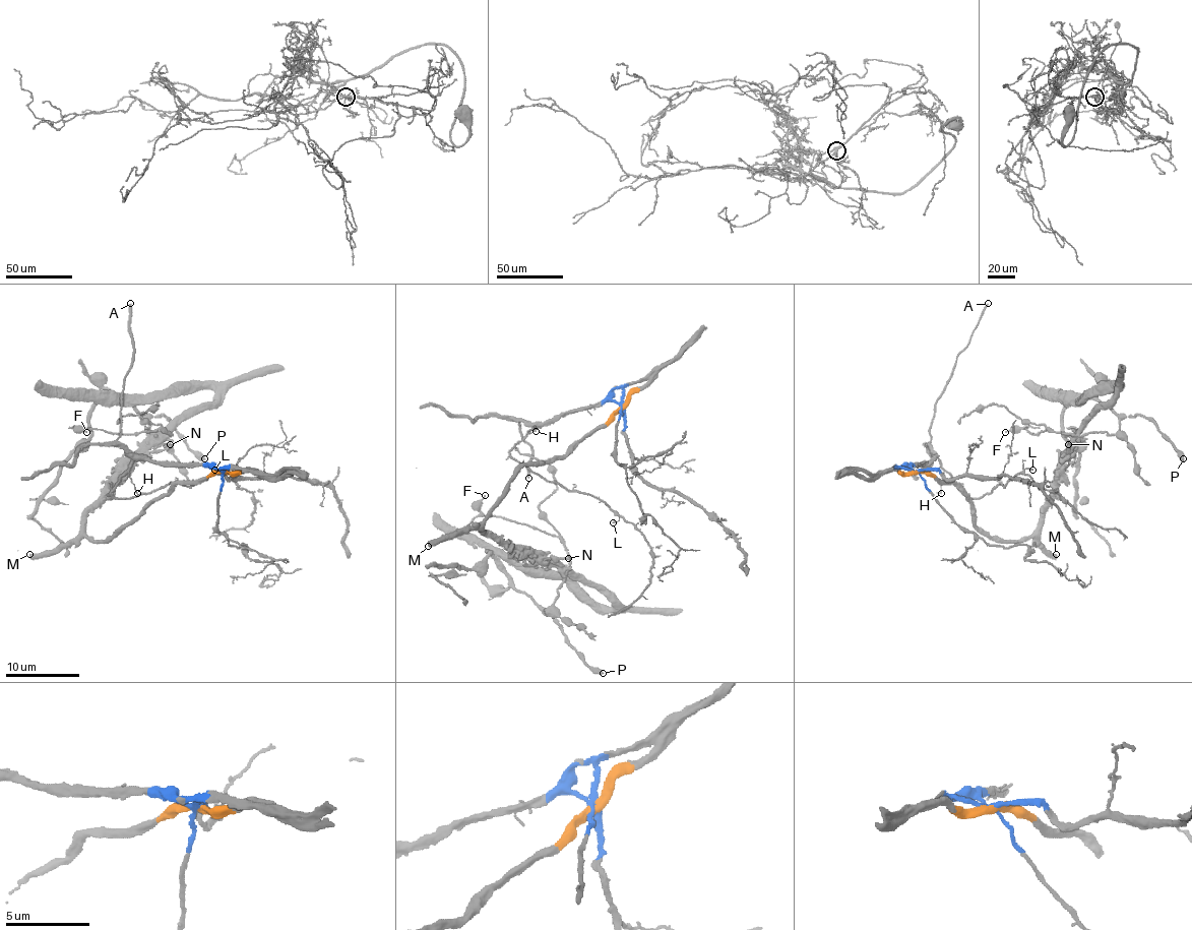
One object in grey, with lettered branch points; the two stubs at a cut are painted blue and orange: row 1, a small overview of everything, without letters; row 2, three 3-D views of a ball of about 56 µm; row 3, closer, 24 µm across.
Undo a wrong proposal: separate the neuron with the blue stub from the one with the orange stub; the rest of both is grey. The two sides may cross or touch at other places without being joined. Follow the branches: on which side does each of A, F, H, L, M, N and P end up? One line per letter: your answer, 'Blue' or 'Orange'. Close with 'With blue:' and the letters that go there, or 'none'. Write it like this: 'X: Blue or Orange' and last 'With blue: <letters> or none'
A: Blue
F: Orange
H: Blue
L: Blue
M: Orange
N: Orange
P: Orange
With blue: A, H, L

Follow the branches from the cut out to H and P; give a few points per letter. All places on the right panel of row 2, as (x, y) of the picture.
H: (917, 472), (911, 467), (924, 467), (931, 458), (937, 458), (944, 472), (940, 494)
P: (917, 472), (951, 481), (981, 531), (1026, 540), (1081, 435), (1111, 435), (1140, 415), (1183, 458)

